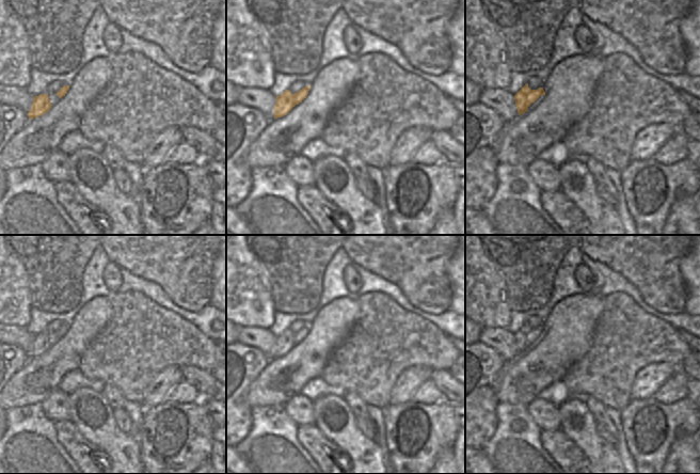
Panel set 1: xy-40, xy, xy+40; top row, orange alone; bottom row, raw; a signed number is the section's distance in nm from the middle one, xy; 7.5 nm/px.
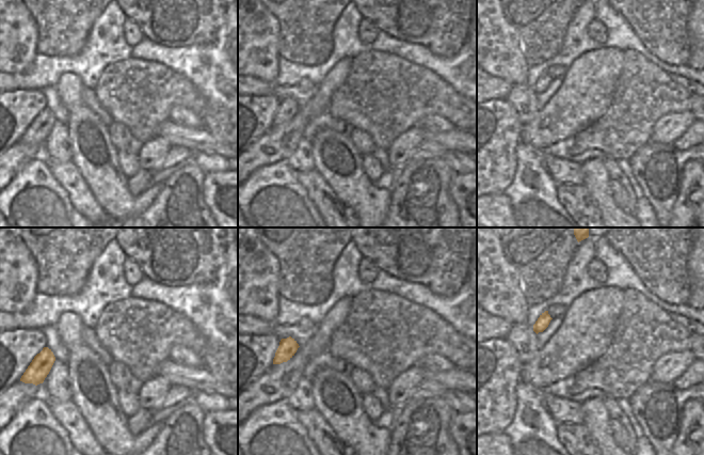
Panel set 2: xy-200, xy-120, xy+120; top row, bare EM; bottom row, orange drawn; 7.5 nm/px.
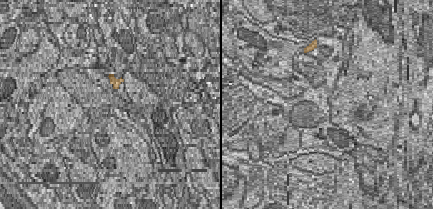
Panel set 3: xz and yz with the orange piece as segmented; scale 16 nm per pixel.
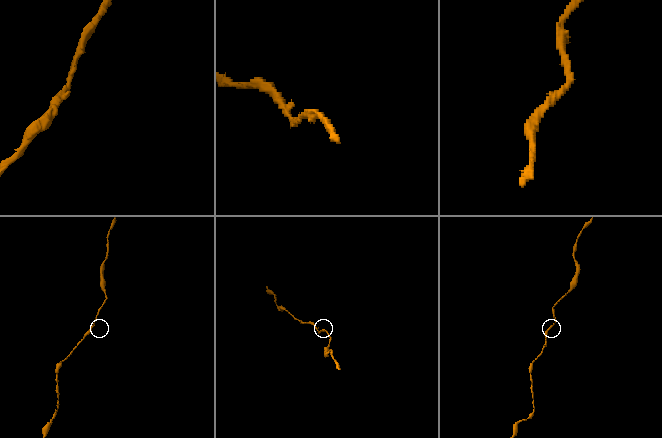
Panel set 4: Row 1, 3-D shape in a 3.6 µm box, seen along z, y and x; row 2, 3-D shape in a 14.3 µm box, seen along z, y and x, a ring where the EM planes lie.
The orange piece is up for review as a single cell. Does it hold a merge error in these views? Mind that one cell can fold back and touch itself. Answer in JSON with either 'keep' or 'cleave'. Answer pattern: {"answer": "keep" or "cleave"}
{"answer": "keep"}

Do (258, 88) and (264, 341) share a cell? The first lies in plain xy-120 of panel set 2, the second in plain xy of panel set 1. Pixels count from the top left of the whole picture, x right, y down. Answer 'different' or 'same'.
same

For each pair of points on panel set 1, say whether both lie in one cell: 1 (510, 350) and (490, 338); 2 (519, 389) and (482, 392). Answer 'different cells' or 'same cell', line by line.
1: same cell
2: different cells

